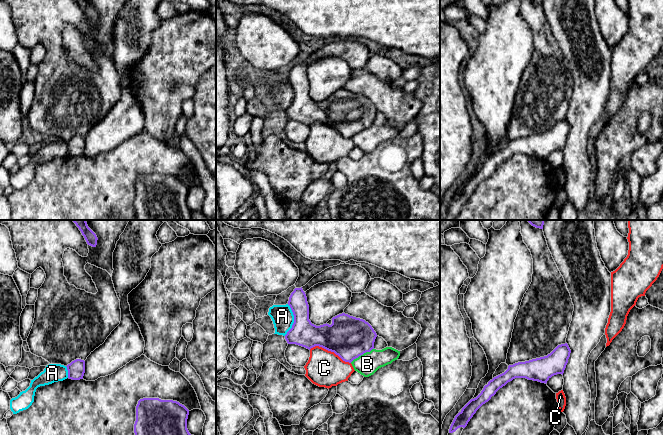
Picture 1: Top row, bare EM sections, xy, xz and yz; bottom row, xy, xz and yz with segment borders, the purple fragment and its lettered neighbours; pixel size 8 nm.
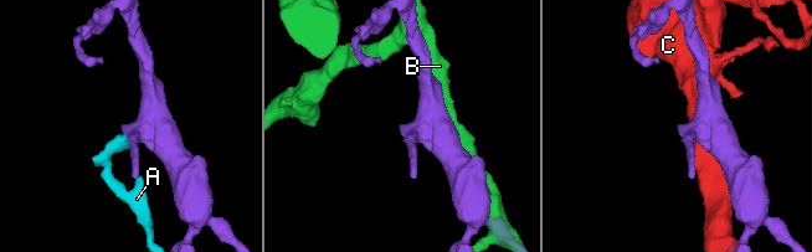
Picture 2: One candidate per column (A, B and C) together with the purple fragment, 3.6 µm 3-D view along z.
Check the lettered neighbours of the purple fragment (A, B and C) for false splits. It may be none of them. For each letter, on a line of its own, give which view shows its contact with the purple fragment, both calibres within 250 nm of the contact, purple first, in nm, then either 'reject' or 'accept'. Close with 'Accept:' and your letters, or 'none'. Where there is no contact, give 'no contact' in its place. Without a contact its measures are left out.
A: meets purple in xz; 200 nm thick on the purple side, 180 nm on the other; reject
B: meets purple in xz; 340 nm thick on the purple side, 180 nm on the other; reject
C: meets purple in xz; 340 nm thick on the purple side, 300 nm on the other; reject
Accept: none

